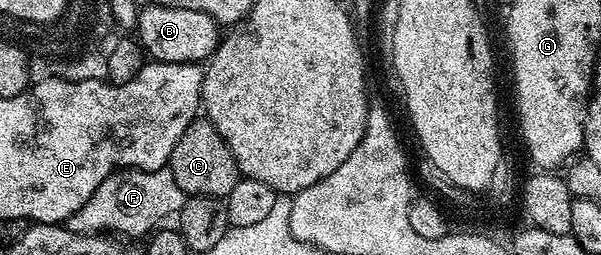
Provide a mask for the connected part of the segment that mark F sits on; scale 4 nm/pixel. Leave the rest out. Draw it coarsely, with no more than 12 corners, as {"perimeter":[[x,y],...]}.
{"perimeter":[[168,167],[120,169],[66,221],[71,234],[149,234],[186,196]]}

